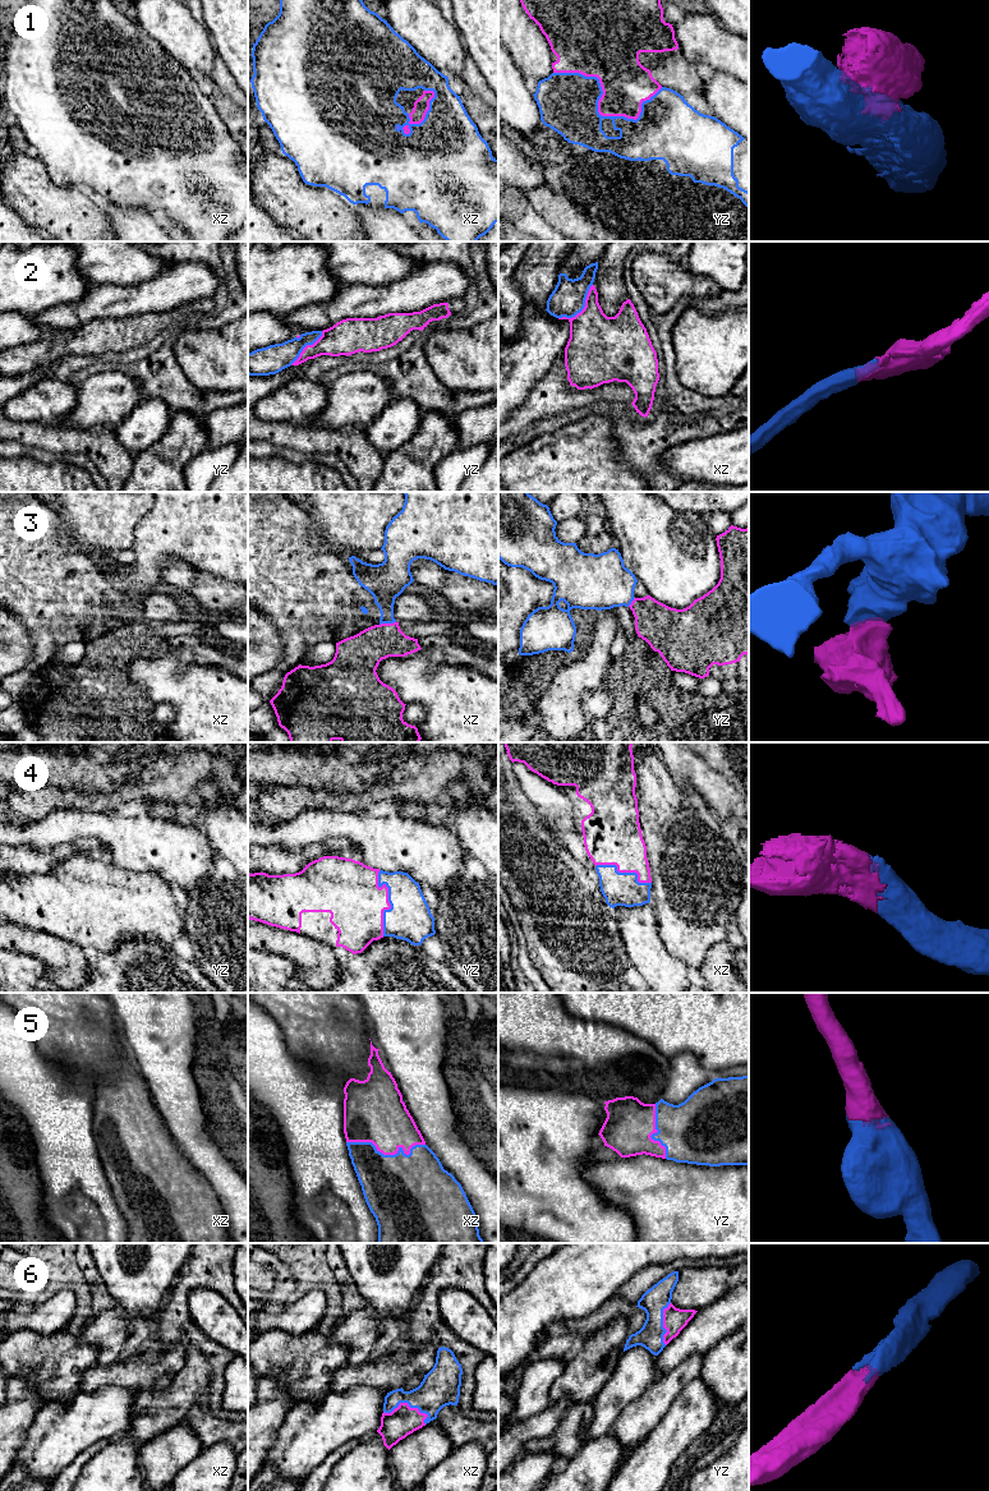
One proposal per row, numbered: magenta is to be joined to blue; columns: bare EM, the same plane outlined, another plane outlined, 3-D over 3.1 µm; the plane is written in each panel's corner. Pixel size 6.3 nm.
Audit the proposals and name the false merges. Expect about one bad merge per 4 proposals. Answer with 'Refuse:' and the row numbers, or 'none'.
Refuse: 1, 3

